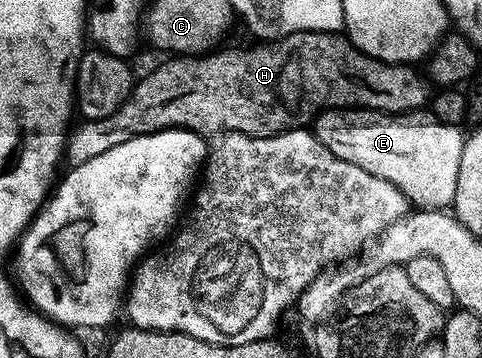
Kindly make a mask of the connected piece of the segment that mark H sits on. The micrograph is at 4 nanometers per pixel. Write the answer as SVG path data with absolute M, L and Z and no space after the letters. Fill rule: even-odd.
M293 32L289 35L283 35L276 42L265 42L259 47L262 48L229 48L226 52L210 51L208 54L193 55L185 54L180 58L169 58L166 64L161 64L154 70L150 76L145 76L136 81L133 85L133 91L115 110L115 114L107 114L107 118L98 120L82 119L81 125L74 127L67 137L67 160L70 165L82 164L87 162L87 158L95 158L95 154L101 154L103 150L109 150L111 146L119 146L119 142L127 142L136 136L142 136L148 132L161 132L165 128L185 128L188 132L197 132L200 136L206 138L216 137L218 134L227 132L245 132L249 136L267 136L274 132L282 131L294 123L296 116L305 116L308 112L312 114L320 113L330 106L356 106L359 108L368 108L374 112L387 112L390 114L413 114L430 103L431 84L424 75L416 72L416 67L408 64L384 64L381 60L368 56L360 52L353 44L350 44L344 35L336 32Z

